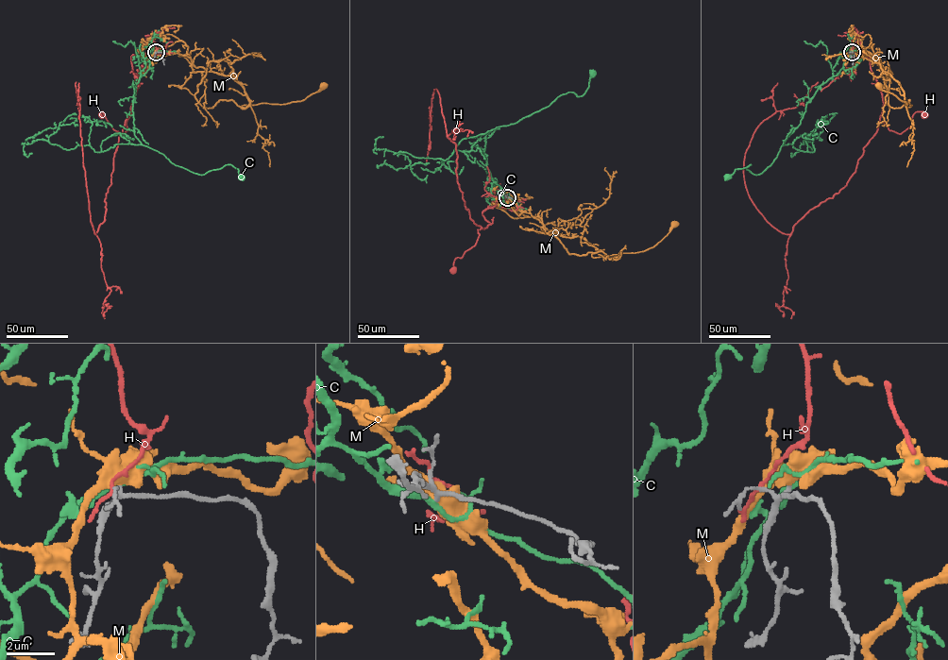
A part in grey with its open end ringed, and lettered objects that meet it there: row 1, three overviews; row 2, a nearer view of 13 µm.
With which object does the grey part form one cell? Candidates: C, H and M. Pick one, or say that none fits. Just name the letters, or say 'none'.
none

